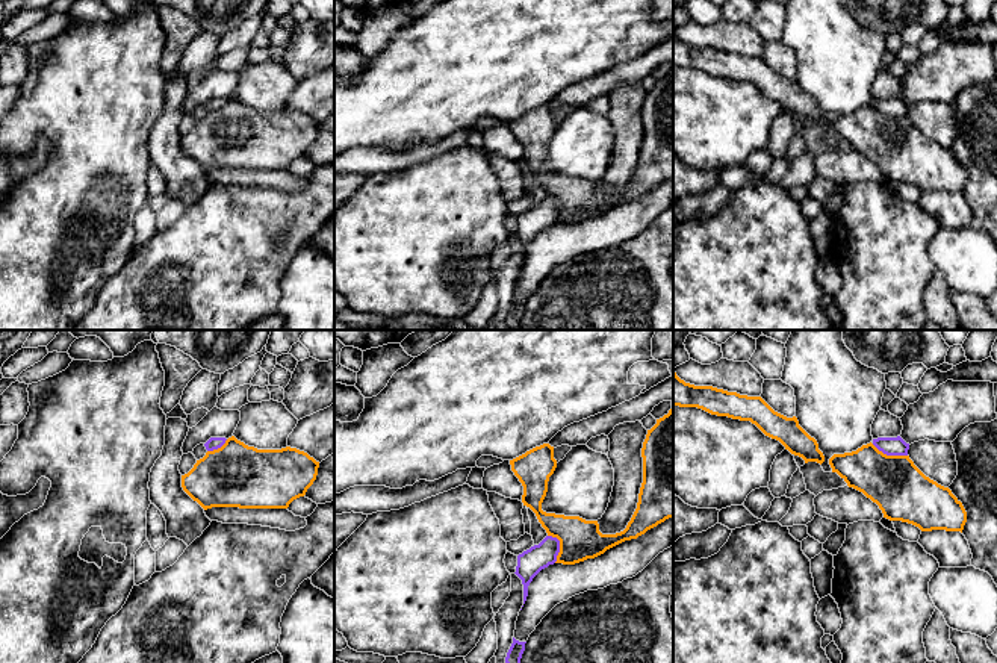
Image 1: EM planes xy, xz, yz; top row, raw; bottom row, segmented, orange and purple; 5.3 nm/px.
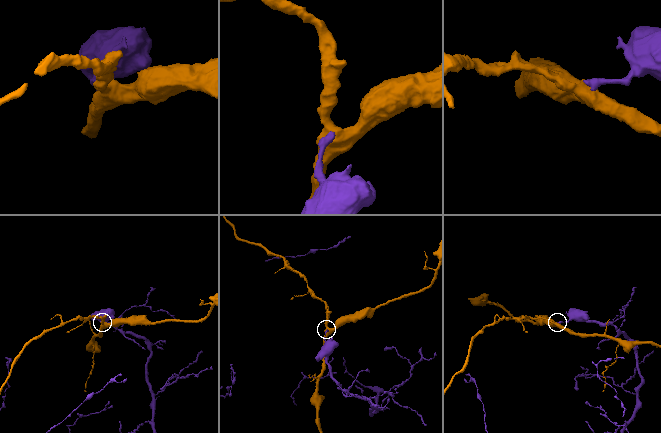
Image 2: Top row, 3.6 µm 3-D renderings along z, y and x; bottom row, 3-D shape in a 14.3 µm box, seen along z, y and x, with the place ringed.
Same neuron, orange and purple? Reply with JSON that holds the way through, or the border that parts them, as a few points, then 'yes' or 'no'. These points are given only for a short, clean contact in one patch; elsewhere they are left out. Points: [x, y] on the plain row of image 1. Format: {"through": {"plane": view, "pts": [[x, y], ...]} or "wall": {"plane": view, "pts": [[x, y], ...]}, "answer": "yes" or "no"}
{"wall": {"plane": "yz", "pts": [[872, 105], [887, 115], [906, 117]]}, "answer": "no"}

